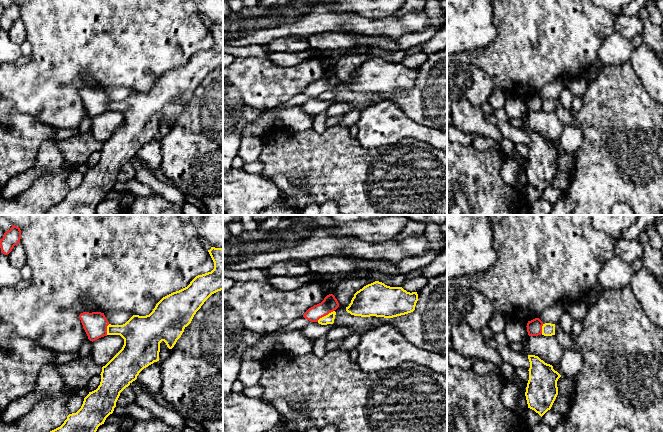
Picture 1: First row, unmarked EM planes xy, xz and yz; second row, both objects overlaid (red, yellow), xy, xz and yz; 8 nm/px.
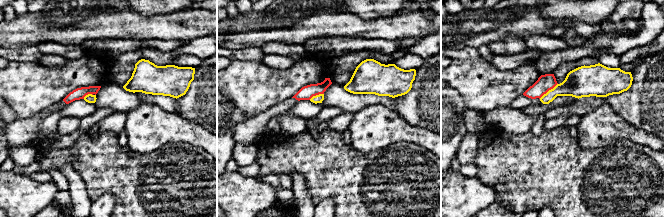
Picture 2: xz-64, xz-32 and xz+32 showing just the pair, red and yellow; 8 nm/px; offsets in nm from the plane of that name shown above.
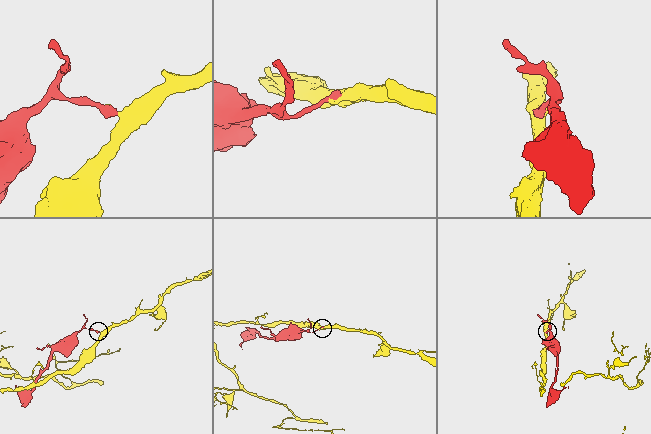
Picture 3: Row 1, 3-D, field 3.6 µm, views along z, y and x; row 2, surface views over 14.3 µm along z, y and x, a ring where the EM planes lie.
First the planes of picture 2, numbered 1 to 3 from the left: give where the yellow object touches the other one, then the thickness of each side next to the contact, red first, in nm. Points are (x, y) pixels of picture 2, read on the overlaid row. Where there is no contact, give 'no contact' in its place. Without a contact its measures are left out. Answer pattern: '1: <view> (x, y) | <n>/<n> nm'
1: xz-64 (87, 94) | 90/70 nm
2: xz-32 (316, 94) | 110/70 nm
3: xz+32 (548, 90) | 130/220 nm

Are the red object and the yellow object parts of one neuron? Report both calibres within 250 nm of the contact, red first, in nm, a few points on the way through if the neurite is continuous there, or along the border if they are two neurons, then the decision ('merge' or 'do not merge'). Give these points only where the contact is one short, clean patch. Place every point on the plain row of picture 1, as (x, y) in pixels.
120 nm thick on the red side, 80 nm on the other; border along xz (333, 86), (317, 97); do not merge

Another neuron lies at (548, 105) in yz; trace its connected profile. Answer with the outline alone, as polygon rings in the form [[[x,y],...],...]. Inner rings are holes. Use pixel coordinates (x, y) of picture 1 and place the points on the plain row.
[[[545,99],[542,102],[542,111],[552,112],[555,111],[555,100]]]

